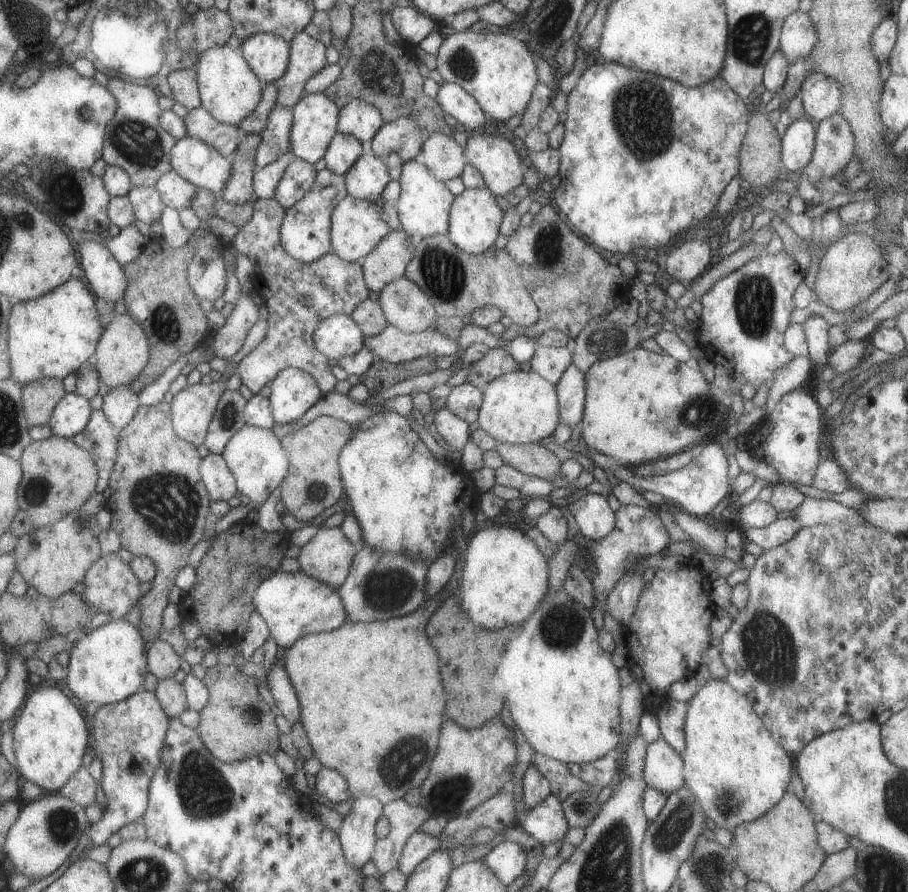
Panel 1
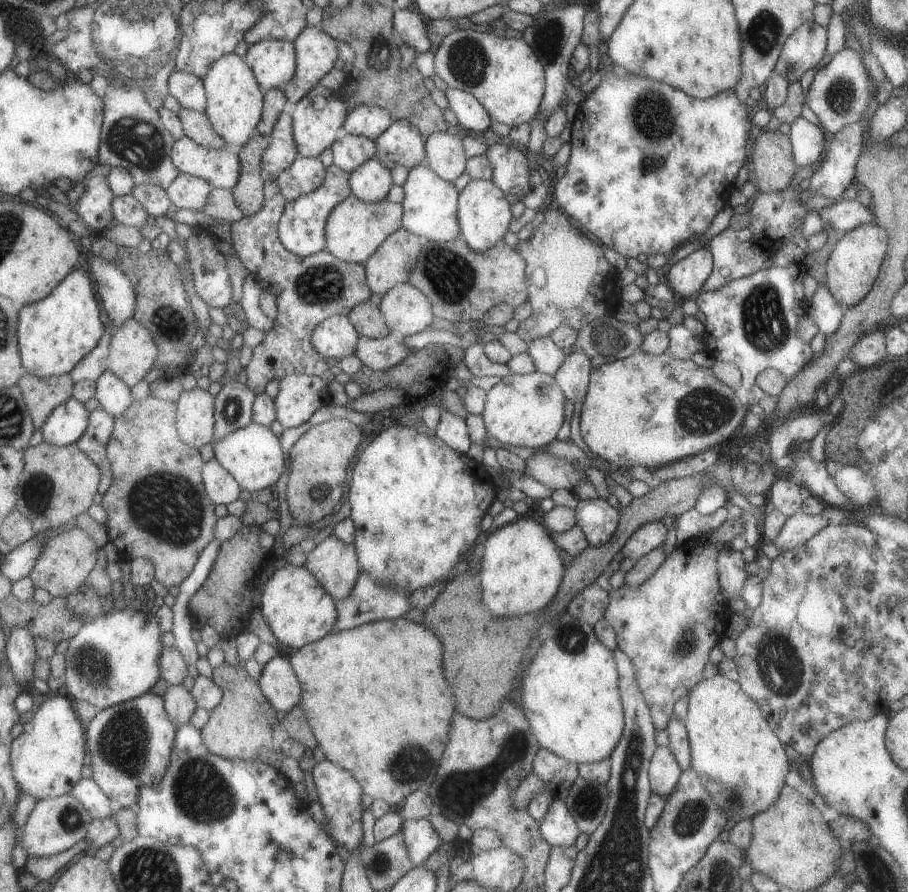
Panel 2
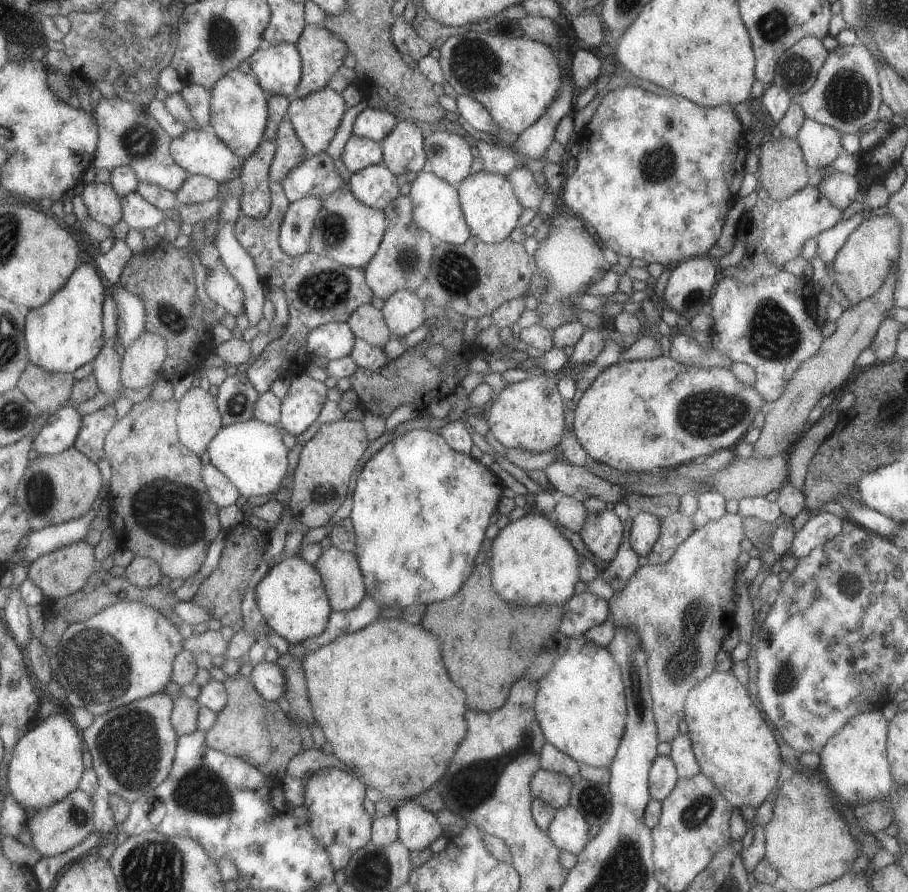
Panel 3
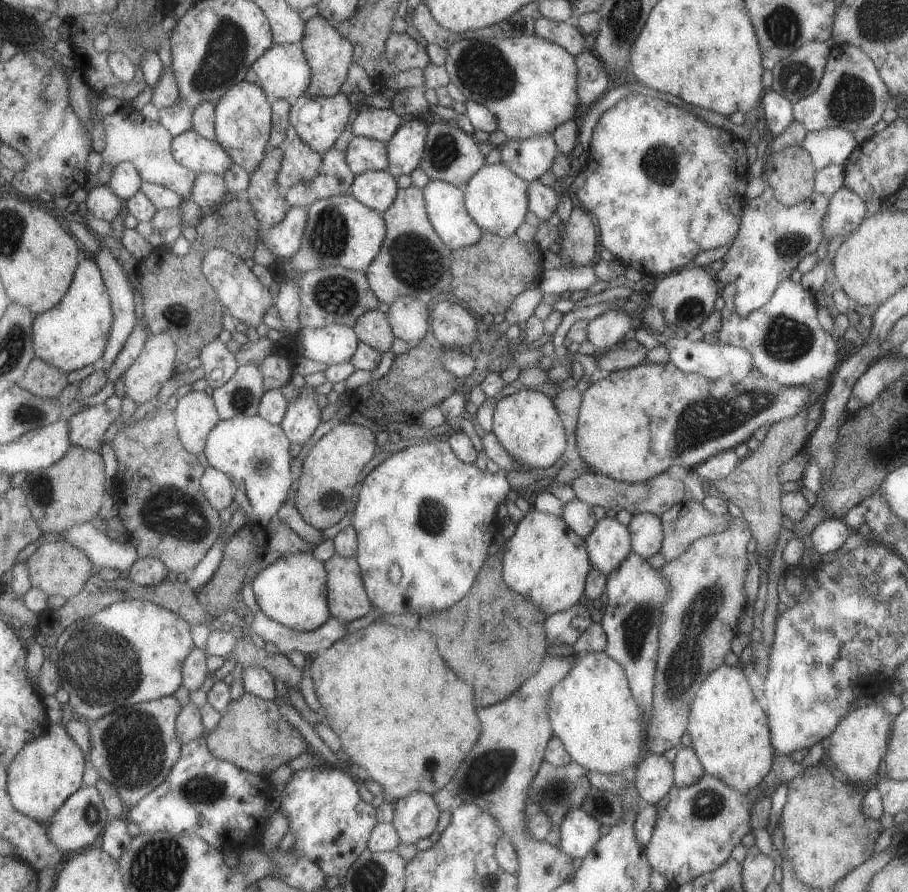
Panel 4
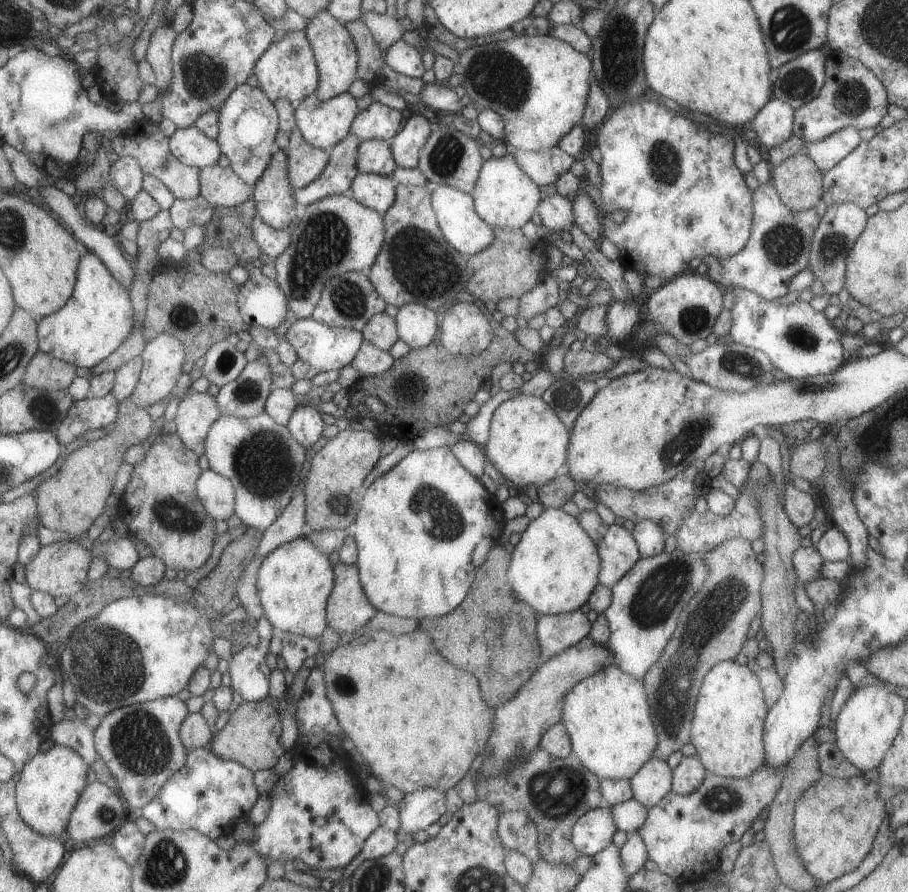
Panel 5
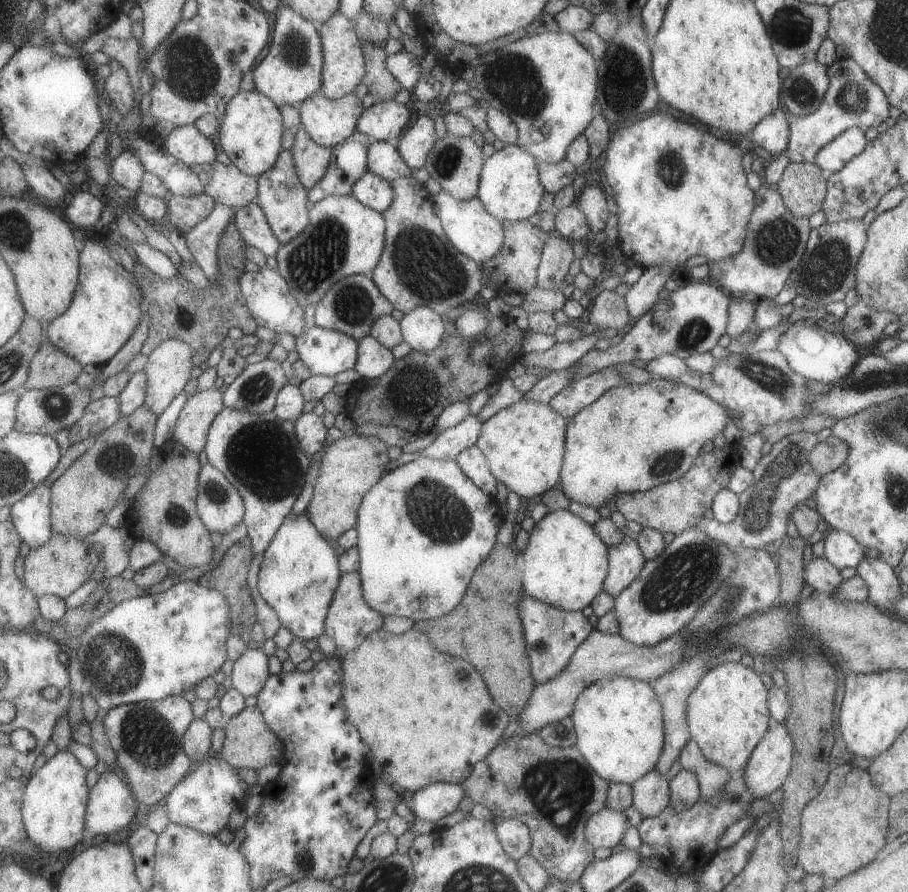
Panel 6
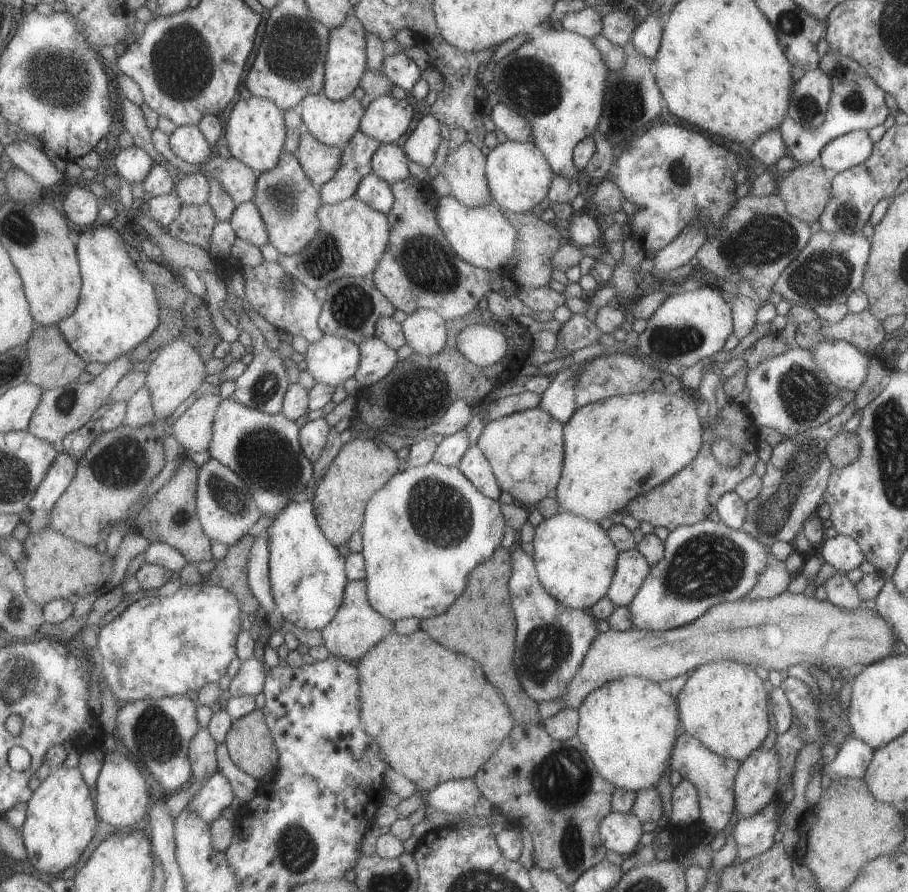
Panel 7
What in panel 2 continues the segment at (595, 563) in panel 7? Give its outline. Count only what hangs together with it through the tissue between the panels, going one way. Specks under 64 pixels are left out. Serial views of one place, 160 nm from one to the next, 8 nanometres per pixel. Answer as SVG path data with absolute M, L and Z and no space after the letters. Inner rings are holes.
M529 514L517 516L515 522L505 524L486 535L483 555L477 575L482 605L496 617L516 617L549 606L558 592L565 567L559 547L539 522Z

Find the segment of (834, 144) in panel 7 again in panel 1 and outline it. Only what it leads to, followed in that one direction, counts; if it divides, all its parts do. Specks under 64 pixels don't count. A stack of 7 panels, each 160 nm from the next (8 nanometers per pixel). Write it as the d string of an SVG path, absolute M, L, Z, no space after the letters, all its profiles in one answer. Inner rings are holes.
M795 119L780 138L780 162L784 172L802 170L811 160L814 149L815 121Z

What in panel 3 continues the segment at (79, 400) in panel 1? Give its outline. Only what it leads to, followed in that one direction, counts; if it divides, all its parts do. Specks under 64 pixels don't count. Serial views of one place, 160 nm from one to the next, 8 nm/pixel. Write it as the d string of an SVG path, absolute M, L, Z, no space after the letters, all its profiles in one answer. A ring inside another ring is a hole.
M75 404L55 411L34 438L32 448L39 456L63 453L75 446L83 422L84 416L75 410Z

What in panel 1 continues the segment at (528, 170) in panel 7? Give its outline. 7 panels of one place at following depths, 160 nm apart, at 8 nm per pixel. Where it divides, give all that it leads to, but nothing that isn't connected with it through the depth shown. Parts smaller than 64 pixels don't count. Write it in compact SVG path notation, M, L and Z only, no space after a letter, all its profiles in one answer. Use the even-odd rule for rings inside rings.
M487 188L464 189L454 196L448 212L447 236L456 247L472 255L481 254L487 250L500 233L503 211L497 205L494 194Z

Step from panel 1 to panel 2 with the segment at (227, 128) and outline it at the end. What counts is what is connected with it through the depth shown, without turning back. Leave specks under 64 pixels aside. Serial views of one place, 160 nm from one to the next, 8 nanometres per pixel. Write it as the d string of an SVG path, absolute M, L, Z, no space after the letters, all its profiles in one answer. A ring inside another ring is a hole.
M181 106L177 114L182 120L188 137L210 149L220 149L225 146L226 140L214 129L206 112Z

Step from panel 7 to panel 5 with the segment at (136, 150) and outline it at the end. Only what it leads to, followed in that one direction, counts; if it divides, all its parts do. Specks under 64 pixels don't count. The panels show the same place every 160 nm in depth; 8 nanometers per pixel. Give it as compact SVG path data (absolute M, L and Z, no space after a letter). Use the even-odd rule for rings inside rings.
M135 157L114 158L112 168L113 185L121 191L128 201L133 201L143 190L144 176L140 162Z

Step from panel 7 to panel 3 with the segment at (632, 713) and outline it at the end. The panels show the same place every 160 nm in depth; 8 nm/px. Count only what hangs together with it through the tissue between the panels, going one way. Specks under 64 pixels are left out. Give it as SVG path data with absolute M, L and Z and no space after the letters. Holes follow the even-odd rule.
M582 635L567 638L568 645L565 650L565 654L561 657L555 656L558 659L555 663L549 664L549 671L543 678L538 679L536 696L534 703L534 710L536 714L536 720L541 727L545 740L558 748L561 752L568 754L574 761L583 763L592 767L608 767L613 757L616 754L617 747L624 733L624 726L626 723L626 700L624 695L624 686L622 683L622 676L620 673L619 665L613 660L610 652L599 645L593 645L584 639Z

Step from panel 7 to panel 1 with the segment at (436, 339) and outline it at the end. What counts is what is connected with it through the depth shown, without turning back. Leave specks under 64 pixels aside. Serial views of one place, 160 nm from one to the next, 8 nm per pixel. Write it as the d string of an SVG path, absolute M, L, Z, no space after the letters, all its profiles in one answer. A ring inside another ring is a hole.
M404 276L388 282L378 292L378 303L389 325L404 333L435 329L437 318L431 301Z

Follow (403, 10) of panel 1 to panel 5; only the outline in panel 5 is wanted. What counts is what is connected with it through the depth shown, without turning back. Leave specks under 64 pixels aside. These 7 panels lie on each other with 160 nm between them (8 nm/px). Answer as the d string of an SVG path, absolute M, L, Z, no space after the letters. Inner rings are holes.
M402 39L396 40L389 46L384 54L384 62L395 72L409 78L420 78L424 72L420 52Z

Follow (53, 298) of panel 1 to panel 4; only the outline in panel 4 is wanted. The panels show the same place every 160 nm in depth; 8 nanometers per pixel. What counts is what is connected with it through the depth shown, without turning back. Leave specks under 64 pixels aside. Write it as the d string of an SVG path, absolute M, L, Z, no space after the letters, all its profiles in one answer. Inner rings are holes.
M87 257L78 266L76 277L61 304L35 316L33 336L37 357L67 372L98 365L104 358L114 320L112 298L104 274L96 259Z

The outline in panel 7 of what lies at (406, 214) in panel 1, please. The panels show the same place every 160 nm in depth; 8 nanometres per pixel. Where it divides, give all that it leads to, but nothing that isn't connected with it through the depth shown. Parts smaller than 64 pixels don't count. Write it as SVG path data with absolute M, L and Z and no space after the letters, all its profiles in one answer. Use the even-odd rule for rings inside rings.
M451 195L442 197L436 201L436 221L452 251L474 267L499 274L501 267L514 256L515 229L495 204L471 208Z

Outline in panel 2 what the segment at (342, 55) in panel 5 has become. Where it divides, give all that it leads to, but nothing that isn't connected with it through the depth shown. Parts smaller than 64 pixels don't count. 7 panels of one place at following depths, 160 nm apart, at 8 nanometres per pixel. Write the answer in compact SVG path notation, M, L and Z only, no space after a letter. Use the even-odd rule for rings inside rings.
M306 26L296 36L293 44L296 72L292 80L282 88L291 104L307 96L311 86L318 84L319 78L325 76L337 60L337 42L320 28Z

